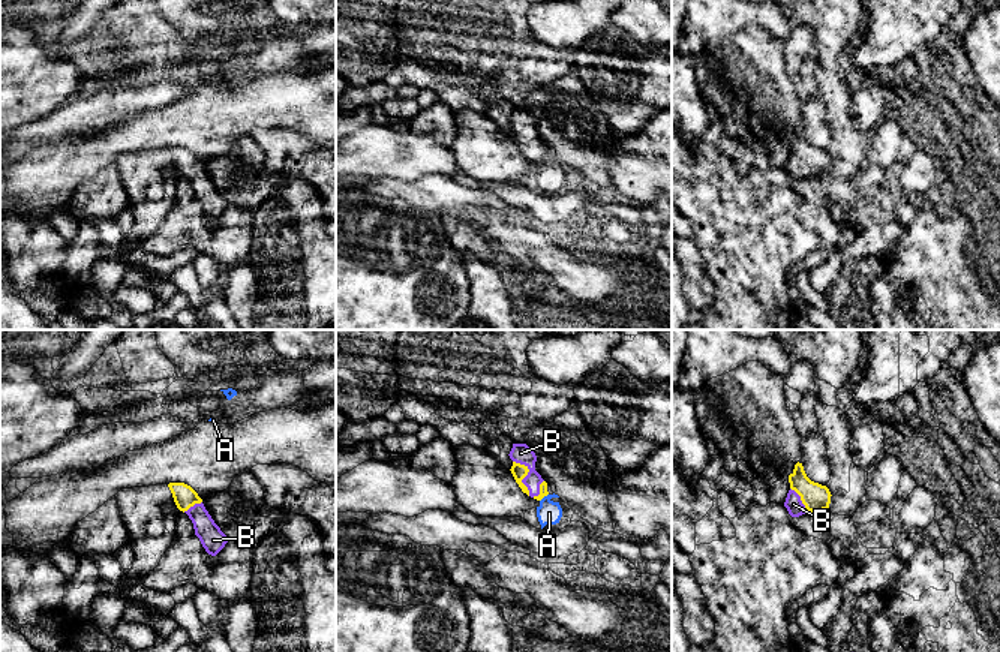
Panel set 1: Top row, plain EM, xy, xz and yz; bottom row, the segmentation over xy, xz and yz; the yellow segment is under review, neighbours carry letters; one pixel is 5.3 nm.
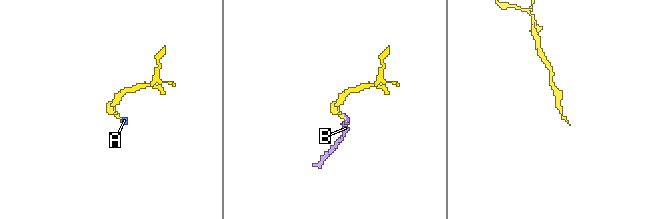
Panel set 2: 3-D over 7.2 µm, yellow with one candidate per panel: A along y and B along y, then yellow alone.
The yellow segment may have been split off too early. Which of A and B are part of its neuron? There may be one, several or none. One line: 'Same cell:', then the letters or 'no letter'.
Same cell: B

